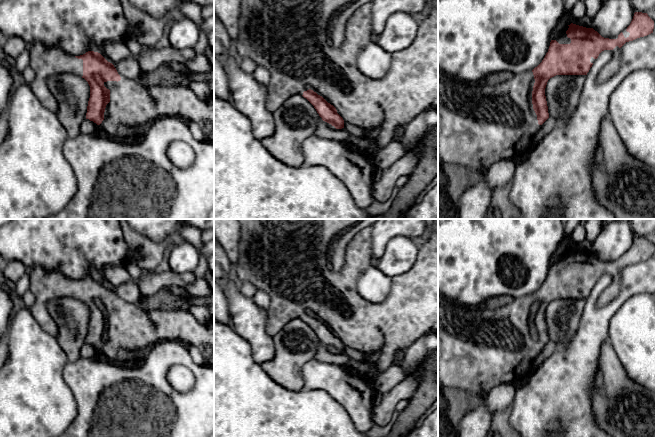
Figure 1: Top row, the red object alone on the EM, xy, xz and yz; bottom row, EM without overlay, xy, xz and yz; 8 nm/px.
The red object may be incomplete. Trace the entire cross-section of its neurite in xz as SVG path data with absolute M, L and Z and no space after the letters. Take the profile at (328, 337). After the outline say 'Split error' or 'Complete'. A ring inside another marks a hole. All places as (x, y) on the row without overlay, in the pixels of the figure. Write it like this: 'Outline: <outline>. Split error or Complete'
Outline: M360 219L237 220L241 234L234 275L269 295L268 334L273 336L291 320L301 319L314 330L323 345L336 353L344 352L345 346L364 353L379 352L375 362L381 373L397 361L408 343L438 332L438 229L419 244L413 267L392 278L386 300L372 303L357 291L359 276L374 262L370 228L351 240L340 272L332 270L328 257L331 243Z. Split error

